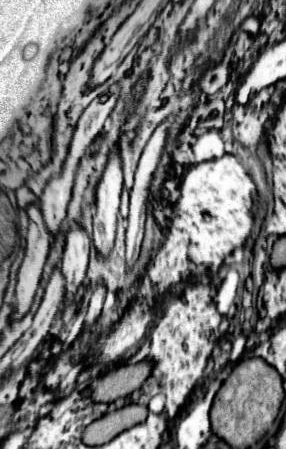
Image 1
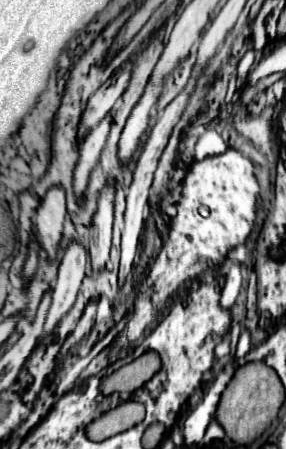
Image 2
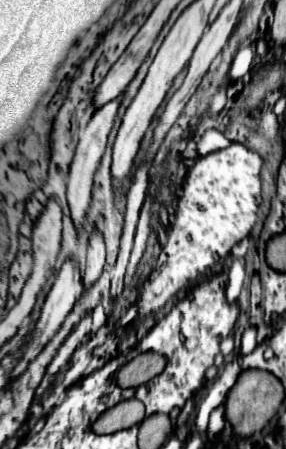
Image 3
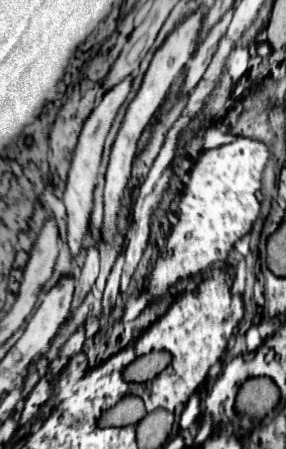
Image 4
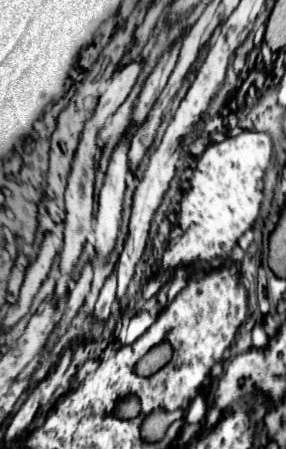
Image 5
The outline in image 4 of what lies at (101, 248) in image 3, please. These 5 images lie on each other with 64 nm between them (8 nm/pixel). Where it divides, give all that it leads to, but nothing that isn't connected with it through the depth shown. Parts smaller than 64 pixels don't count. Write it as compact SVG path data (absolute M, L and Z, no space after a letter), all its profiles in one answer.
M90 246L88 248L88 256L86 256L86 264L82 268L82 274L78 278L78 286L74 292L74 302L72 302L72 312L82 304L84 296L90 292L90 288L94 286L96 278L100 272L100 254L98 254L98 246Z

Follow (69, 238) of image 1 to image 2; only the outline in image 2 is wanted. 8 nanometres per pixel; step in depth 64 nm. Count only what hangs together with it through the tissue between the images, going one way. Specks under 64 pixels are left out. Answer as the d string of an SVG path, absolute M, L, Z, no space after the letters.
M72 240L58 268L58 280L54 284L52 306L44 324L44 336L50 334L54 326L60 322L60 318L74 306L80 284L86 276L86 260L88 260L88 250L80 242Z

